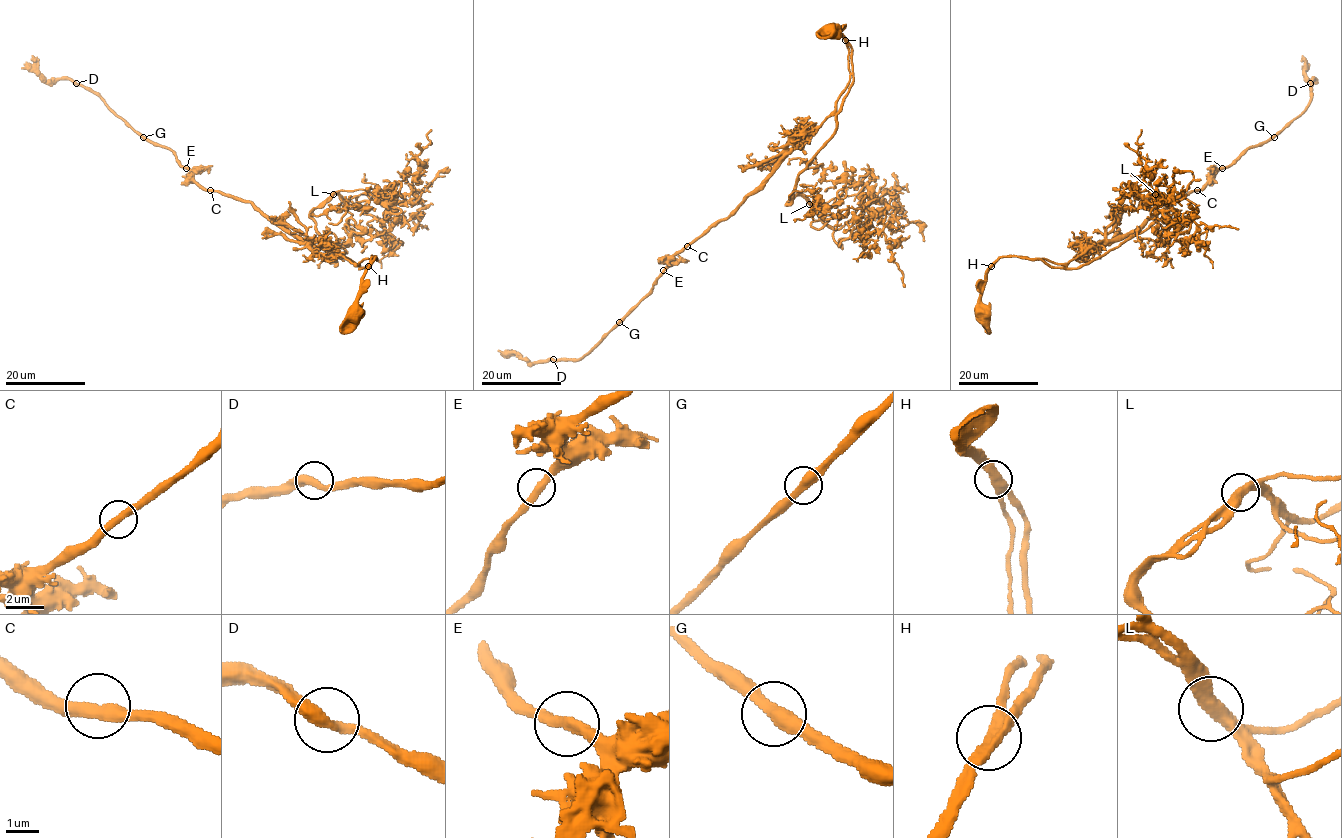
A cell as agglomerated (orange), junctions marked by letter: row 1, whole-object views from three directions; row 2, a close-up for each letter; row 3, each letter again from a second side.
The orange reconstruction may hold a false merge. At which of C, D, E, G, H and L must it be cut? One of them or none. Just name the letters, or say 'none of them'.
H

